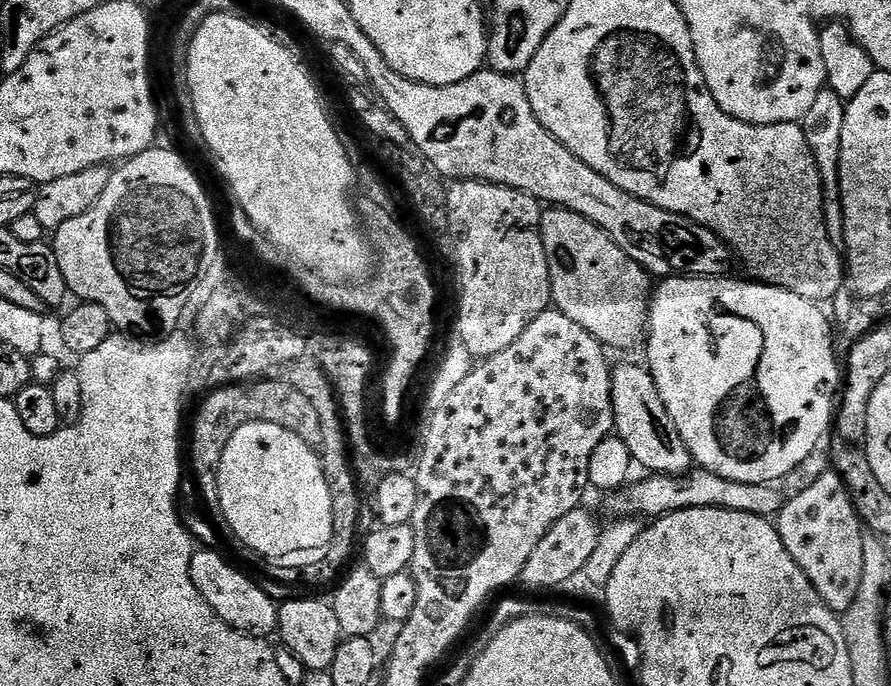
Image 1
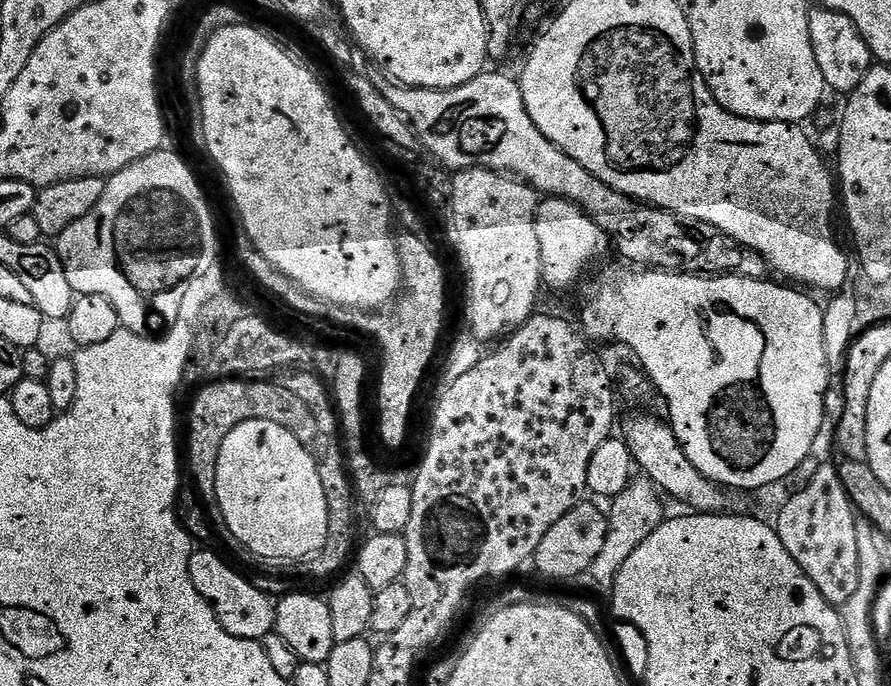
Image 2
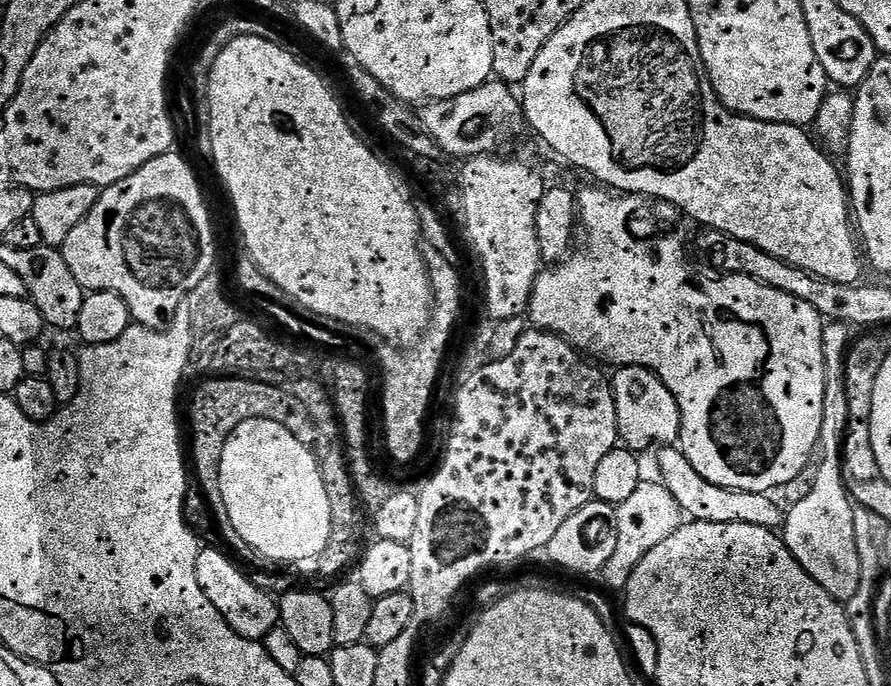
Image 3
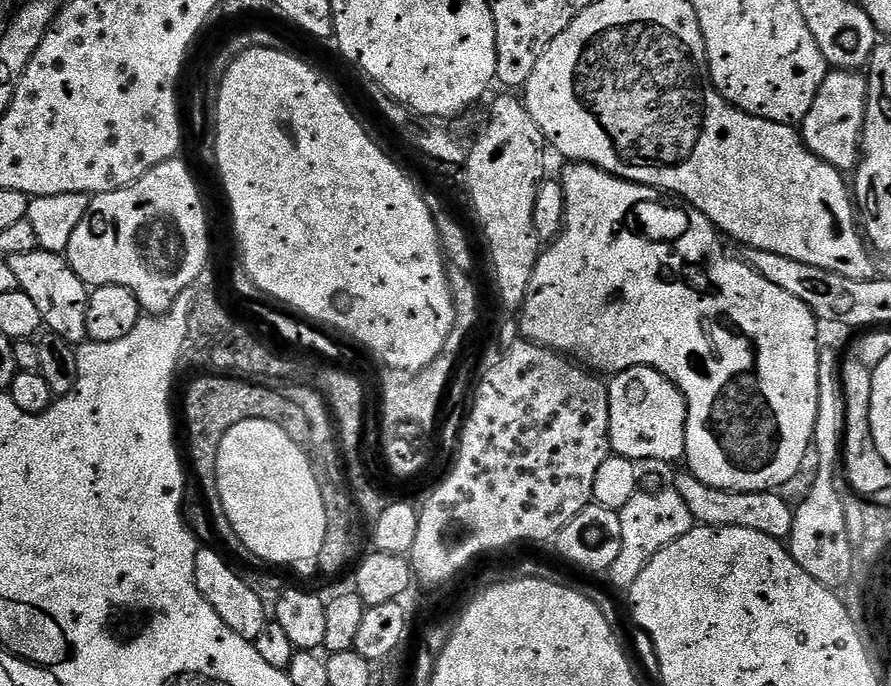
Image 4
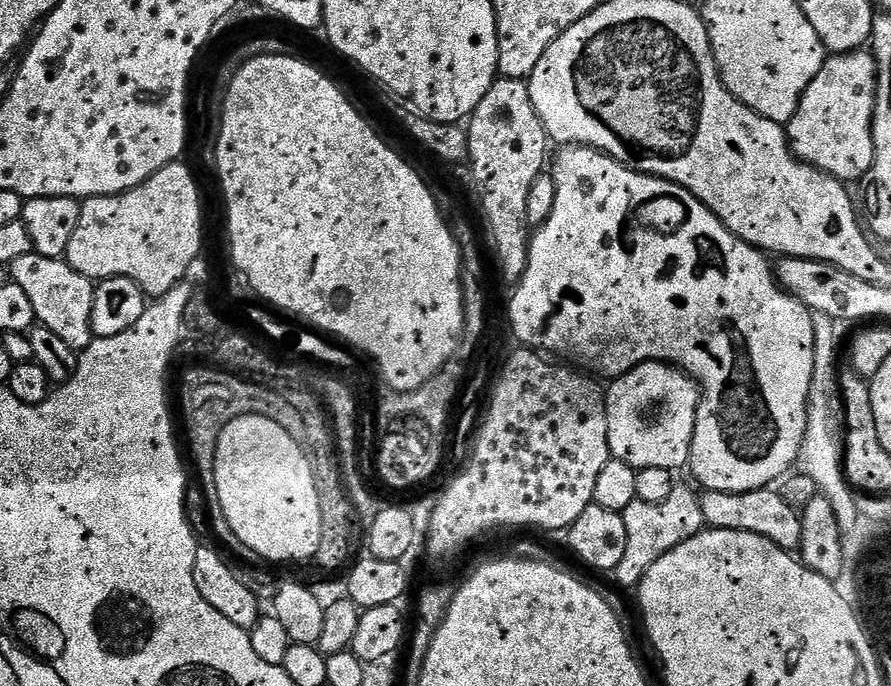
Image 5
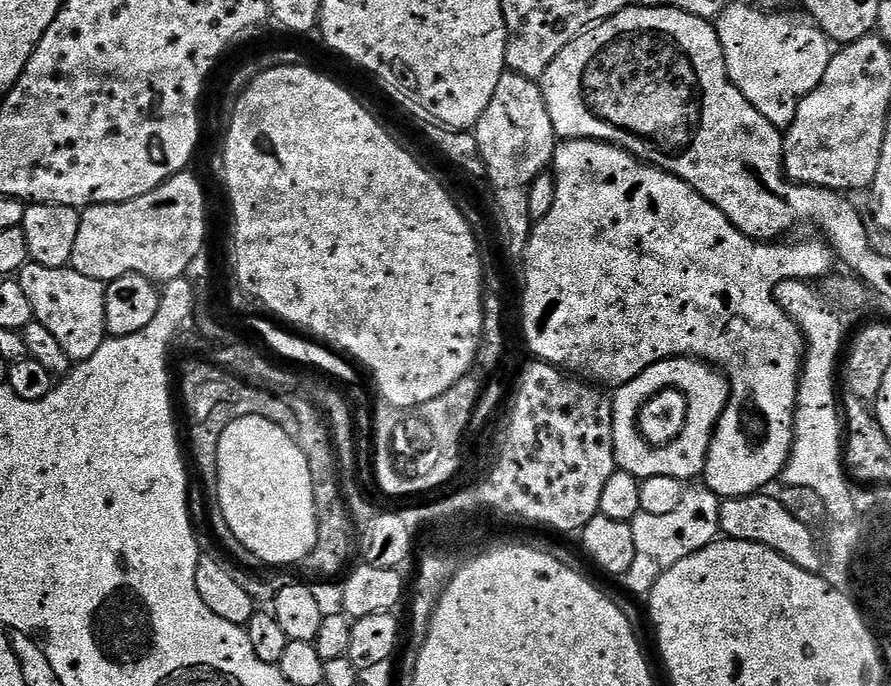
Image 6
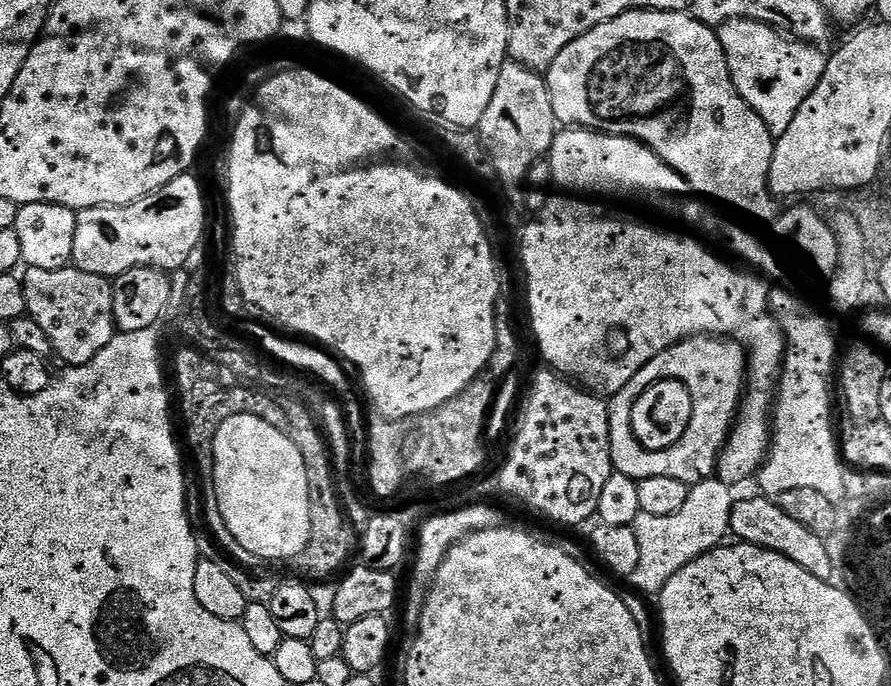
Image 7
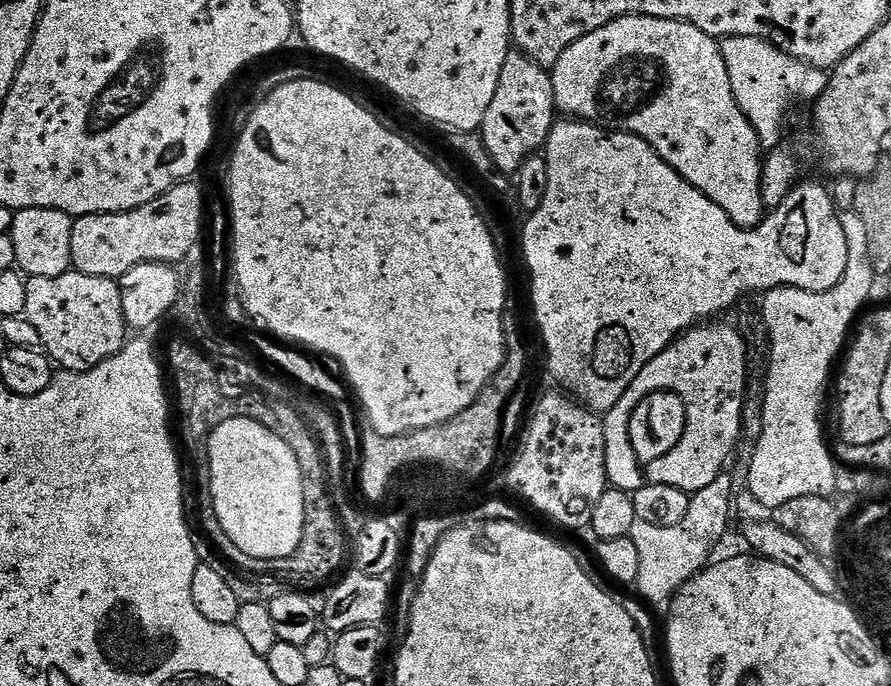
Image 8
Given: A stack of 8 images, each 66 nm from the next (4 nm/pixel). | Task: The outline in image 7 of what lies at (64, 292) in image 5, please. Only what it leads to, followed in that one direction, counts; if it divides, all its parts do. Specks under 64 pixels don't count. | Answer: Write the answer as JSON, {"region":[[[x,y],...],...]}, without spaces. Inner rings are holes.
{"region":[[[75,266],[62,270],[28,268],[23,273],[28,316],[42,326],[50,338],[53,353],[65,360],[65,365],[77,368],[94,359],[116,335],[113,281],[107,276],[86,274]]]}

